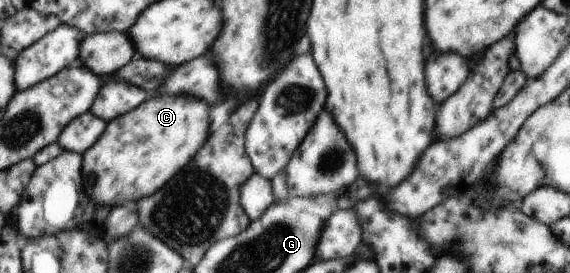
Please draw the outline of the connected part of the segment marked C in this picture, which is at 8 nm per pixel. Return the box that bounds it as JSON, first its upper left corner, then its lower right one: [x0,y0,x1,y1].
[82,96,209,207]

